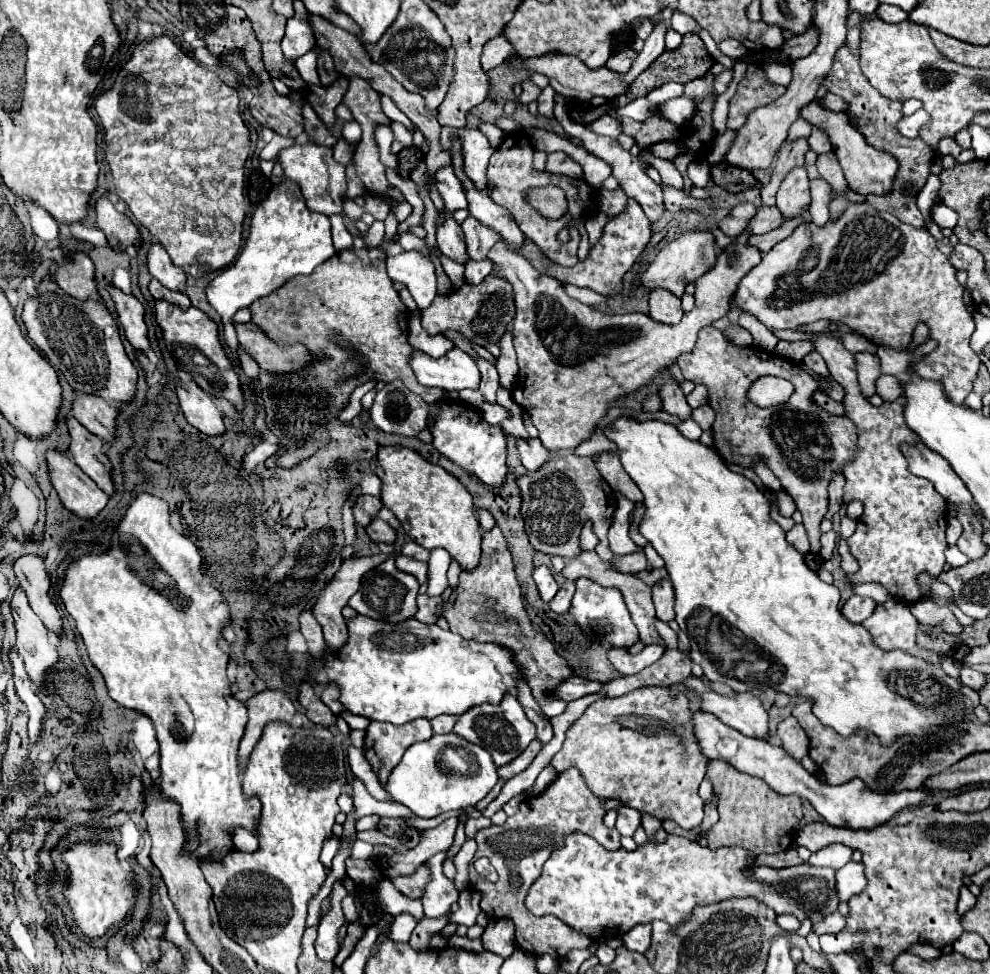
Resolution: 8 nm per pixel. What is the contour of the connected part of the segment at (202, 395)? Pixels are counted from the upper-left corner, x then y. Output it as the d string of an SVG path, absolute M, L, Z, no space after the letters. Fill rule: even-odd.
M180 382L178 400L188 424L194 426L196 430L208 436L222 436L226 432L222 414L212 402L212 396L206 394L196 382L188 382L188 384Z

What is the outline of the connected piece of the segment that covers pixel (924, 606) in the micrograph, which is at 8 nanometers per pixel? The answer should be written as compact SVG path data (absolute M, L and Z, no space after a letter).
M924 598L920 602L912 602L910 610L920 624L938 626L946 634L960 634L962 632L962 624L956 620L952 610L948 606L936 604L930 598Z

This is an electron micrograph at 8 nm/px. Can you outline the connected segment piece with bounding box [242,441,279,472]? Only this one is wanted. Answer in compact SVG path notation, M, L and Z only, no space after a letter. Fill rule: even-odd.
M263 441L261 444L256 446L250 453L244 456L244 464L242 464L242 467L245 470L255 472L256 467L260 462L264 462L267 458L276 454L278 451L278 444L272 444L267 441Z

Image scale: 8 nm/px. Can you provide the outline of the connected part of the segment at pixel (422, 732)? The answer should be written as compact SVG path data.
M416 718L400 726L370 720L366 728L364 752L372 768L378 772L380 782L384 782L384 778L388 778L392 768L404 756L404 750L408 750L408 746L412 746L418 740L428 740L432 736L434 730L428 718Z

